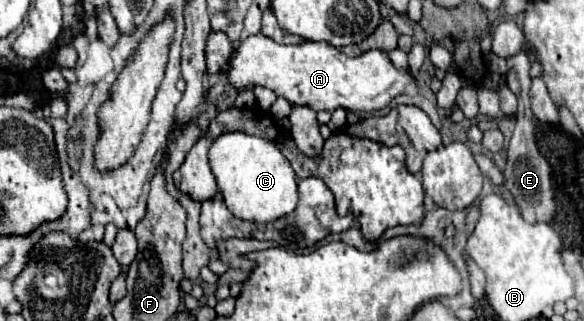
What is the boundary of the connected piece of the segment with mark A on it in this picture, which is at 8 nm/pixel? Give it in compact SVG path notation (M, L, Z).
M263 34L249 36L245 42L241 42L241 46L237 48L237 56L229 60L229 64L223 70L229 74L229 82L239 90L247 86L265 86L273 90L277 96L289 100L293 106L299 104L299 106L309 106L313 110L329 110L329 112L337 108L345 108L353 112L383 110L395 96L405 92L407 84L417 82L415 74L409 68L405 70L395 68L383 50L367 50L359 56L345 56L341 50L329 46L327 42L303 42L301 46L287 46L287 44L277 44L275 40Z

